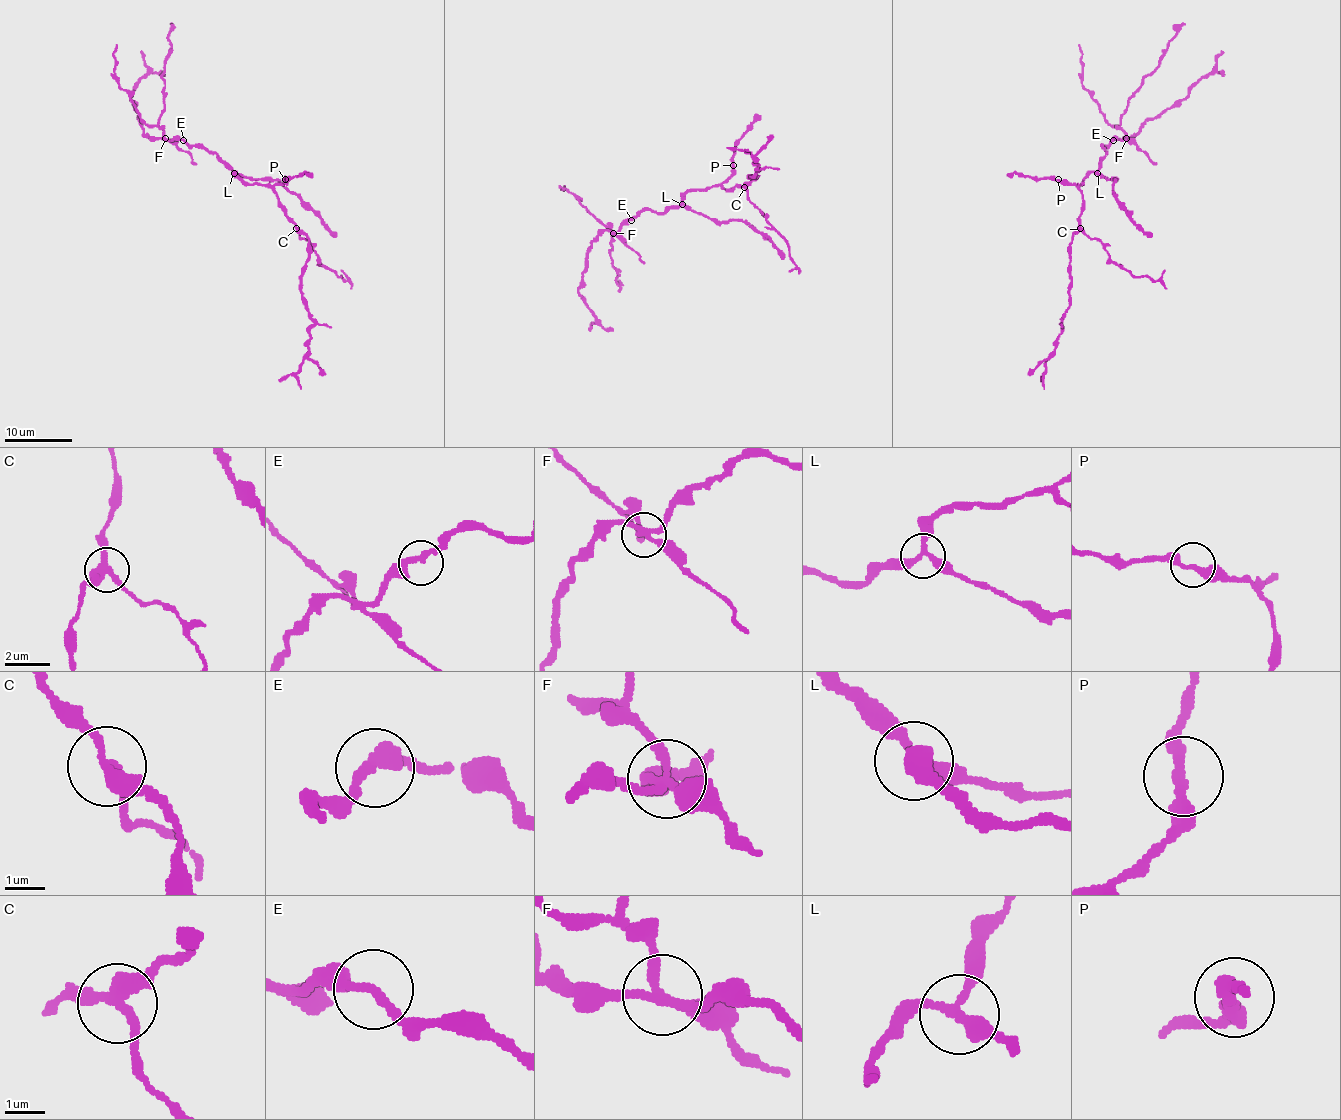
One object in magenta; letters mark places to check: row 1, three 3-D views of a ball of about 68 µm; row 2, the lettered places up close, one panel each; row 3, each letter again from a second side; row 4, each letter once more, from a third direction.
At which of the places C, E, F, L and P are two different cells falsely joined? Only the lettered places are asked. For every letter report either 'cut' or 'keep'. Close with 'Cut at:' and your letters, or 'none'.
C: cut
E: keep
F: cut
L: keep
P: keep
Cut at: C, F

